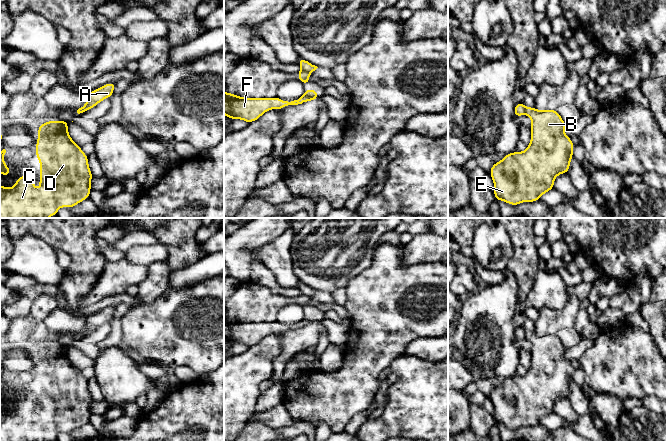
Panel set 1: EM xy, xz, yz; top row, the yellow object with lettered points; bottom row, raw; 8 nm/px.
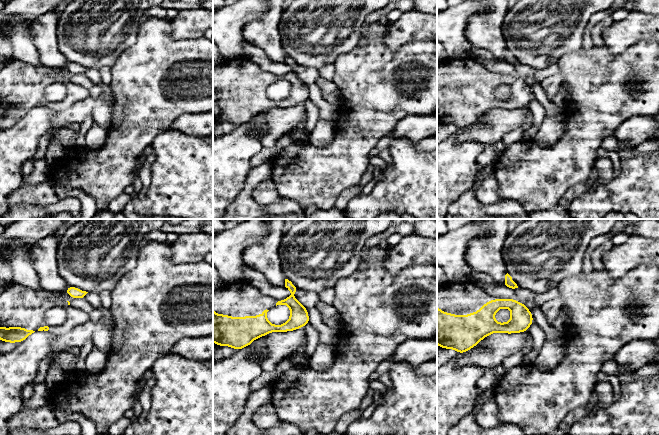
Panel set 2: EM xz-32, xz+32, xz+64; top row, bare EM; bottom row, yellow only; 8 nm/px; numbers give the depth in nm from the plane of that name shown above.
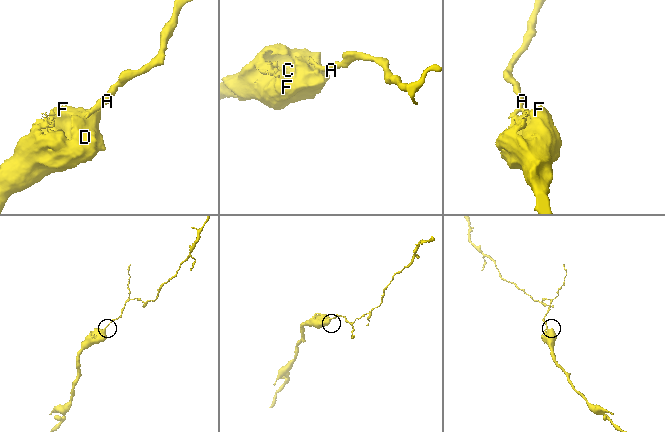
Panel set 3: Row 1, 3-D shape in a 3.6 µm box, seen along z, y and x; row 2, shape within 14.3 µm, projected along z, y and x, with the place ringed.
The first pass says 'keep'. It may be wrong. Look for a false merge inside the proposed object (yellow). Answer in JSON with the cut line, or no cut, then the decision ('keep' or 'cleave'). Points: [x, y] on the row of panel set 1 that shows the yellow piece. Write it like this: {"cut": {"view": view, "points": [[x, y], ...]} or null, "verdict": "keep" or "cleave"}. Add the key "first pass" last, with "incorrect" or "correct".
{"cut": {"view": "xz", "points": [[301, 70], [308, 74]]}, "verdict": "cleave", "first pass": "incorrect"}

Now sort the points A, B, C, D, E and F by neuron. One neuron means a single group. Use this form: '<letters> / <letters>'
A / B C D E F

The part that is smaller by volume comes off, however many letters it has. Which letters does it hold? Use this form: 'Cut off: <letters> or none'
Cut off: A

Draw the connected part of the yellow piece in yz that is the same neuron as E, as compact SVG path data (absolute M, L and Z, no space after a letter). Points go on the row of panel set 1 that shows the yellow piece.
M528 107L526 114L532 120L531 142L527 150L504 155L503 159L494 163L490 169L496 201L502 200L515 207L521 202L539 201L544 193L554 188L556 176L568 174L575 146L564 133L566 124L556 110L539 111L535 107Z

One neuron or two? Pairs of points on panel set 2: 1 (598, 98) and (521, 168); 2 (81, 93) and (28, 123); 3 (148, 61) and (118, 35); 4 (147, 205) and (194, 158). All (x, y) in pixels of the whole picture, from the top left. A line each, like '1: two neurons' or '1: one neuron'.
1: one neuron
2: two neurons
3: two neurons
4: one neuron

